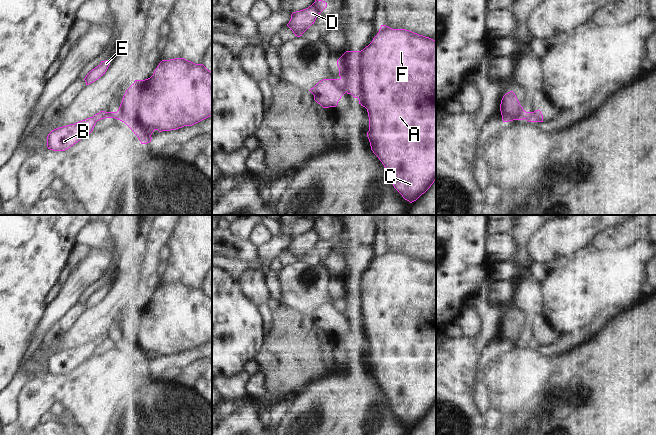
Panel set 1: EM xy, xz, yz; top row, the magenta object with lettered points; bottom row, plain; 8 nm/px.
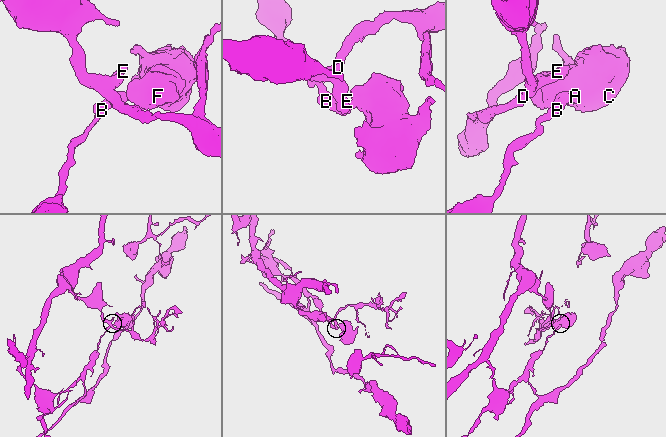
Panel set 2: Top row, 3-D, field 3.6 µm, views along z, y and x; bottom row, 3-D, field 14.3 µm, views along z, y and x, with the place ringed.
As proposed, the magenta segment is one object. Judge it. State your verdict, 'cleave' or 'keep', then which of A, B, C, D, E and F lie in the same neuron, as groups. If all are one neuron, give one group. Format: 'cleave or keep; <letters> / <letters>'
cleave; A C F / B D E

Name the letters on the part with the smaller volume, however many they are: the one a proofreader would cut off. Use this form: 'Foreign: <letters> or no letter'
Foreign: A, C, F

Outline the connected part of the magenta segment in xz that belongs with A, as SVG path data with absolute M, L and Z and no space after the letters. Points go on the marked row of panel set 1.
M381 25L372 42L361 51L346 51L338 60L339 76L347 94L359 100L359 104L367 109L369 131L367 137L371 150L384 165L394 188L410 203L424 194L436 180L436 41L406 29L392 29Z

